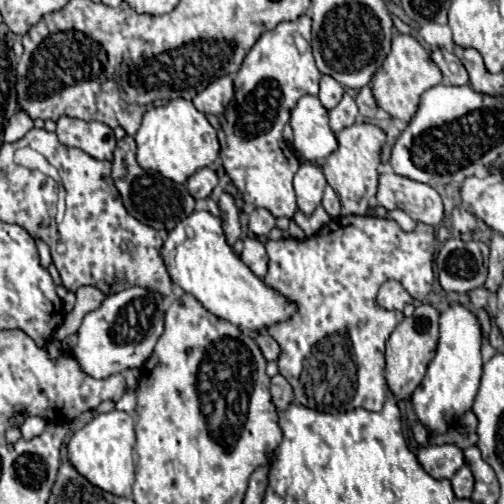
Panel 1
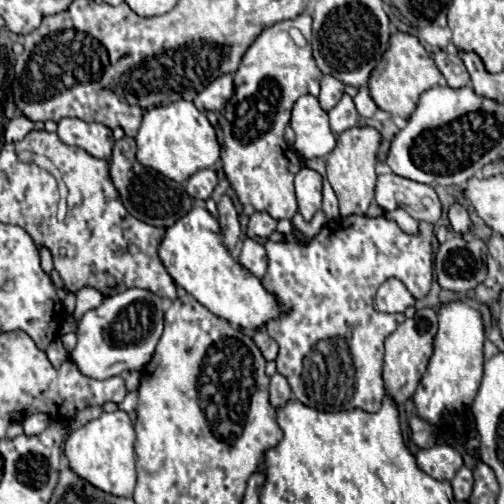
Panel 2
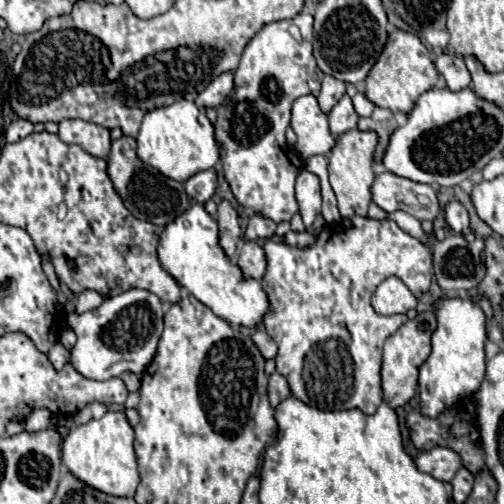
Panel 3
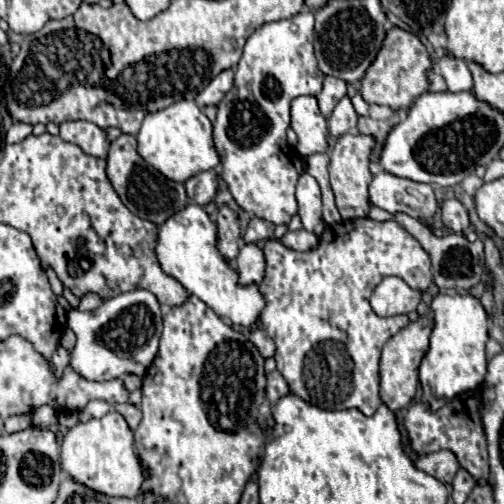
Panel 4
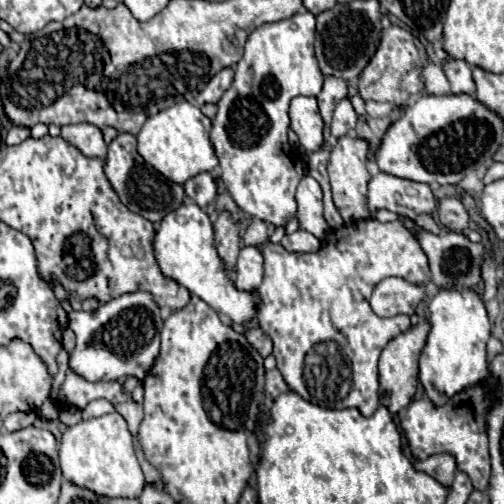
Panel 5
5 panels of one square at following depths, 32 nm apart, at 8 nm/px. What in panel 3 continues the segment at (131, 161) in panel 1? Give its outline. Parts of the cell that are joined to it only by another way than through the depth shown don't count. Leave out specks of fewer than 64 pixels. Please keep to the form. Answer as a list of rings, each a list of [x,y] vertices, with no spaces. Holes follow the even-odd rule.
[[[122,136],[120,140],[112,142],[110,158],[108,158],[108,174],[114,182],[116,192],[120,194],[124,206],[136,216],[138,220],[146,220],[156,226],[170,224],[176,216],[184,214],[190,208],[190,198],[184,192],[184,184],[162,176],[158,170],[142,164],[136,156],[136,140],[130,136]]]

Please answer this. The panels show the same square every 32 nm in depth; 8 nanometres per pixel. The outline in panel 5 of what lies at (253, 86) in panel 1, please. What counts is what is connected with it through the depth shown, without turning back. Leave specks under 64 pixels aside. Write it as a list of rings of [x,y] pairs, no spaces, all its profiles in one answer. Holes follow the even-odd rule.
[[[298,12],[294,18],[262,24],[256,28],[246,46],[244,56],[236,64],[236,74],[232,86],[224,92],[222,100],[218,102],[216,118],[212,120],[212,144],[222,168],[222,182],[226,184],[228,192],[232,194],[234,202],[254,218],[270,222],[274,226],[284,226],[296,214],[296,200],[294,192],[304,176],[304,164],[300,158],[292,154],[288,144],[288,104],[294,96],[318,96],[324,76],[318,68],[314,56],[314,14],[312,12]]]

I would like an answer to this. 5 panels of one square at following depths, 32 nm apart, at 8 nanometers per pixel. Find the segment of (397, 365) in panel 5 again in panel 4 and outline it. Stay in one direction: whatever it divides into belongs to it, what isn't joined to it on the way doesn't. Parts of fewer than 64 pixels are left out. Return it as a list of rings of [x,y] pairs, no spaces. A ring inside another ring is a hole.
[[[424,314],[424,316],[418,316],[416,322],[410,322],[408,326],[404,326],[396,336],[392,336],[384,344],[382,358],[380,358],[380,396],[382,396],[382,402],[394,412],[400,408],[406,408],[416,394],[418,366],[420,366],[420,360],[424,358],[424,352],[428,352],[428,336],[432,334],[432,328],[434,328],[432,314]]]

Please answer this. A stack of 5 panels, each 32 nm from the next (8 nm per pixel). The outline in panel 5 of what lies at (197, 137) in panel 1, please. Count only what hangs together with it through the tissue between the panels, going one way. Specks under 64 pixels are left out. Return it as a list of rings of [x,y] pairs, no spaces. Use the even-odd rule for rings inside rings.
[[[190,102],[174,104],[156,116],[148,116],[138,134],[138,154],[168,180],[184,184],[188,178],[200,172],[210,172],[218,166],[218,158],[210,142],[210,130],[212,124],[198,106]]]

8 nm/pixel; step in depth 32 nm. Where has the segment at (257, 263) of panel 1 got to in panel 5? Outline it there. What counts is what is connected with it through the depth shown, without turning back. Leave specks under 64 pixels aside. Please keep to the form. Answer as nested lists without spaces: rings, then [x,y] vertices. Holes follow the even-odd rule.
[[[244,246],[236,262],[236,286],[240,290],[256,290],[262,284],[264,258],[258,246]]]

